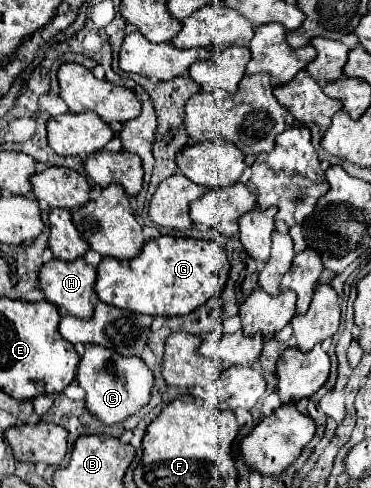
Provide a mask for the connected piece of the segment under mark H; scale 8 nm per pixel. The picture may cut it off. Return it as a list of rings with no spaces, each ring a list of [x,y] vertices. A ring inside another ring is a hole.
[[[52,258],[48,264],[42,264],[38,278],[48,302],[76,318],[92,318],[96,268],[88,266],[84,258],[74,262]]]

